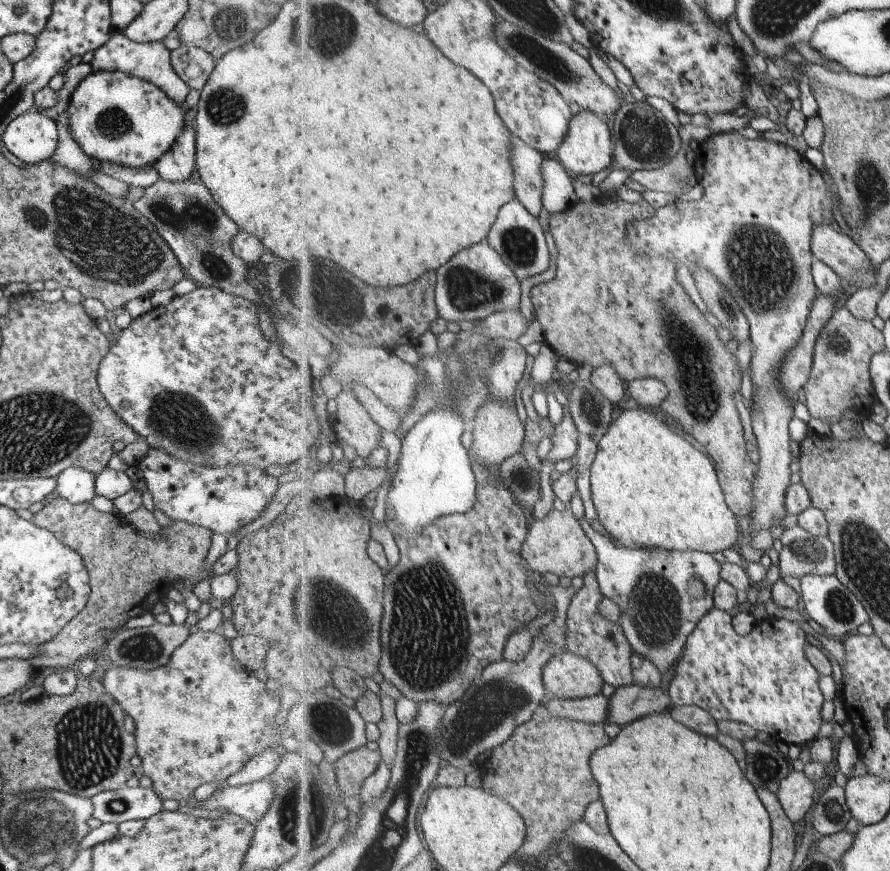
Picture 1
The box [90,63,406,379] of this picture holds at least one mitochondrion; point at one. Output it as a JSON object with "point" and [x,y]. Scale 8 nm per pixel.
{"point":[190,217]}

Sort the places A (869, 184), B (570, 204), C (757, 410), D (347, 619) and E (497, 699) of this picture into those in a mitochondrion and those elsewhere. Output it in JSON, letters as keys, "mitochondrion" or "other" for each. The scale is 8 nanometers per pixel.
{"A":"mitochondrion","B":"other","C":"other","D":"mitochondrion","E":"mitochondrion"}

